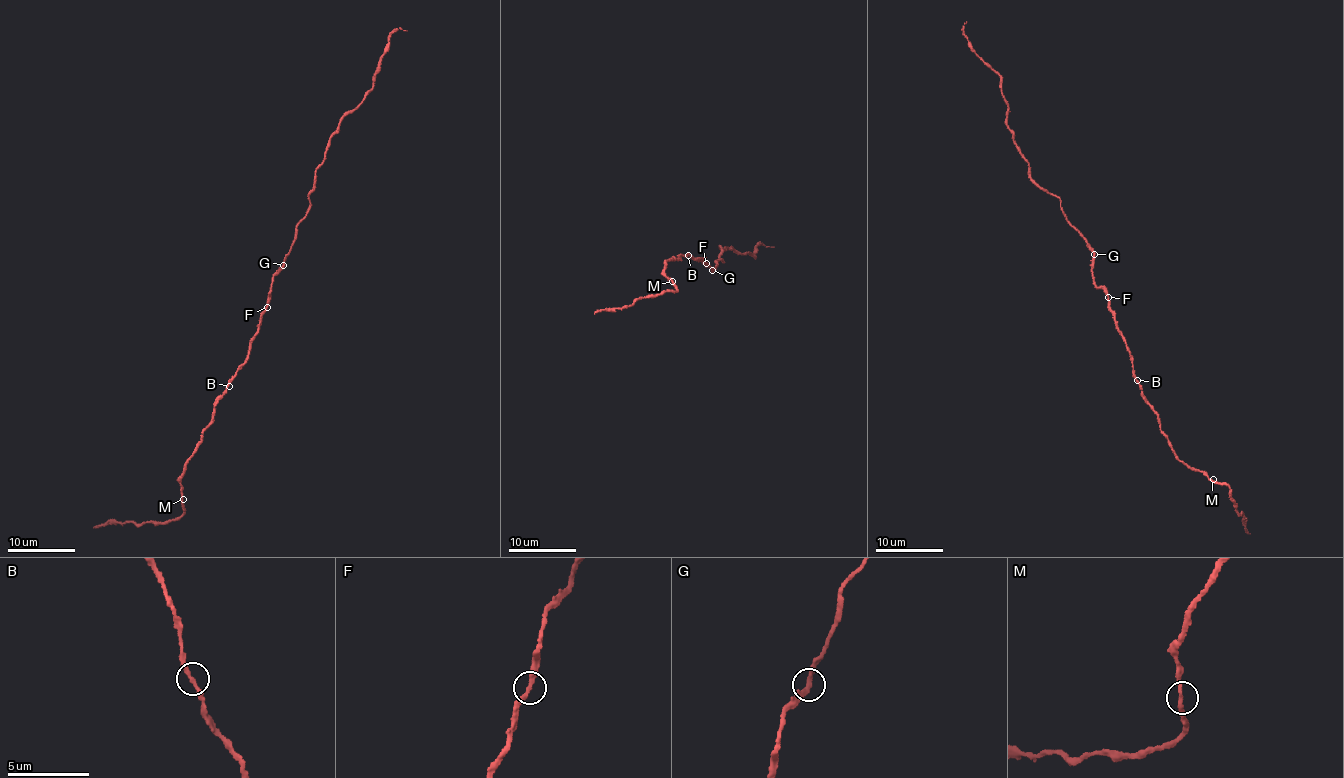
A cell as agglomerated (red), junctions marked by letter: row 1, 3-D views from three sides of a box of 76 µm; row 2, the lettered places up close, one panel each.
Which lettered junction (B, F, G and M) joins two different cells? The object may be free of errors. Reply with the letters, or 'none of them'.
none of them

